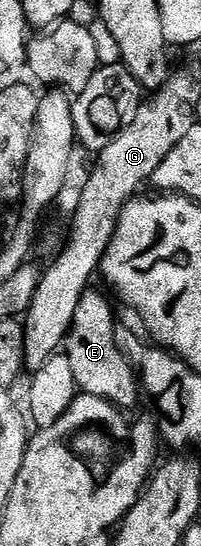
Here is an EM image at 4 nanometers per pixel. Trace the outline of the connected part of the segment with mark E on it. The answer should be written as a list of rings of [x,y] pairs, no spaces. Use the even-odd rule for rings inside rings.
[[[88,288],[78,301],[77,312],[73,312],[73,324],[67,334],[65,353],[69,366],[73,368],[75,385],[82,393],[97,396],[116,408],[138,404],[141,387],[137,381],[137,370],[131,365],[117,330],[115,334],[115,310],[101,291]]]

